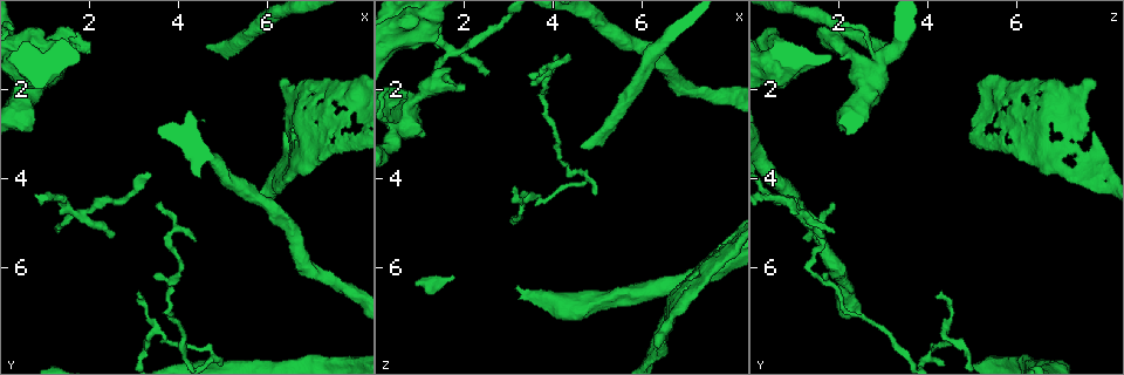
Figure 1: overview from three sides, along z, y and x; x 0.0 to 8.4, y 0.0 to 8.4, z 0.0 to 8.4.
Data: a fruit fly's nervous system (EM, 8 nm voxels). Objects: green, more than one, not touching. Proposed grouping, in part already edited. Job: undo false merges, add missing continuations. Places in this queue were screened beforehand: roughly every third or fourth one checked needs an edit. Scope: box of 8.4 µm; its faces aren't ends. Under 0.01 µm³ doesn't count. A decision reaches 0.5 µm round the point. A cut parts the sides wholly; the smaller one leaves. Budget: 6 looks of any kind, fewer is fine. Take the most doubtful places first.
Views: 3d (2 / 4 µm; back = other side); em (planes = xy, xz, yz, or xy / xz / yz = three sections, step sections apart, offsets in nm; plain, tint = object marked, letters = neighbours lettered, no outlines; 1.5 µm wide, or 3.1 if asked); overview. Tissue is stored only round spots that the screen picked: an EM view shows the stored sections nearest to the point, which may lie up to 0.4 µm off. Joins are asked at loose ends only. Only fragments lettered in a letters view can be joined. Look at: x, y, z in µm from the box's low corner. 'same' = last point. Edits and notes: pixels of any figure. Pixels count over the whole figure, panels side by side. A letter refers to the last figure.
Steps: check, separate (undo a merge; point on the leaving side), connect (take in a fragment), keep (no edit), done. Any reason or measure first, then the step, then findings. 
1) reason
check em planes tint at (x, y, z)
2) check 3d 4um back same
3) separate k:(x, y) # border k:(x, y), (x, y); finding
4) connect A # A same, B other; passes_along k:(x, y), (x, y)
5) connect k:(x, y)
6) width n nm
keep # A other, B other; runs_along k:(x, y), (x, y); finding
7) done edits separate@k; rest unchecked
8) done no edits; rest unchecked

a fork
check 3d 4um at (1.85, 4.80, 1.15)

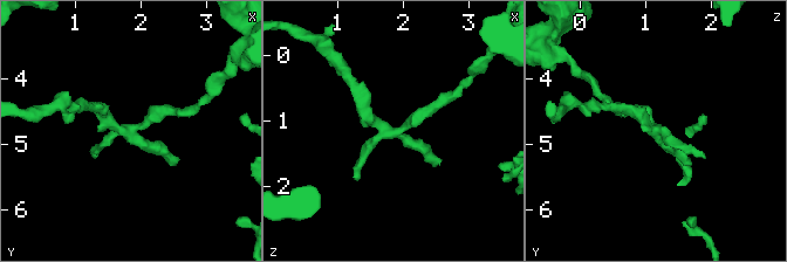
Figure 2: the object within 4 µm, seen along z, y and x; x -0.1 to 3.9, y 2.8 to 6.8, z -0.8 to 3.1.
check em planes letters at (1.75, 4.75, 1.15)

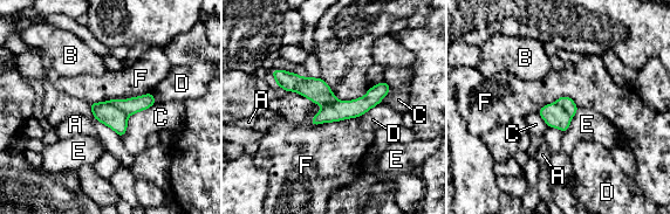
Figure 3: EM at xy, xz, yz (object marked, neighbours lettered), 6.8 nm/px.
longest_contact F 340 nm
separate 3:(107, 114) # A other, B other, C other, D other, E other, F other; border 3:(107, 102), (128, 115); a second neuron is stuck on

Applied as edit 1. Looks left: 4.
redraw
check overview

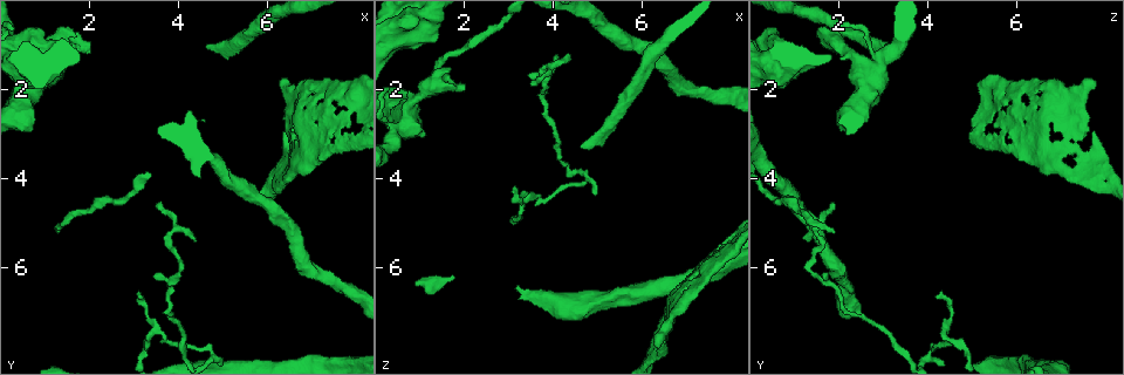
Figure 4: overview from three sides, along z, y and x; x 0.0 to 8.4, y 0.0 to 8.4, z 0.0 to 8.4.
tapers out
check 3d 2um back at (4.35, 5.45, 1.40)

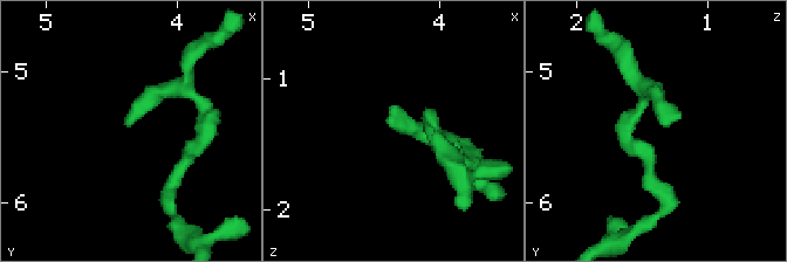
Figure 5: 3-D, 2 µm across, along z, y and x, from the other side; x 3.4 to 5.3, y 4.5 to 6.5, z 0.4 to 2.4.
shape alone is not enough
check em planes letters at (4.36, 5.40, 1.36)

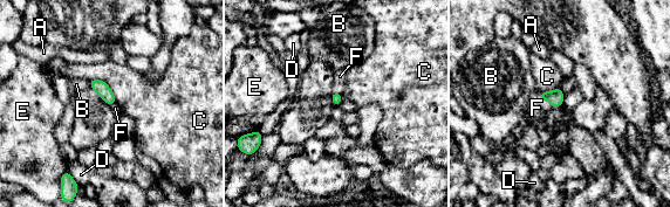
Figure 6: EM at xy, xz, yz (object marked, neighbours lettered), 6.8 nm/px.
connect 6:(537, 108) # A other, B other, C other, D other, E other, F same; passes_along 6:(555, 98), (545, 99), (537, 108); it goes on there

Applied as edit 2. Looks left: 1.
done edits separate@3, connect@6; rest unchecked

